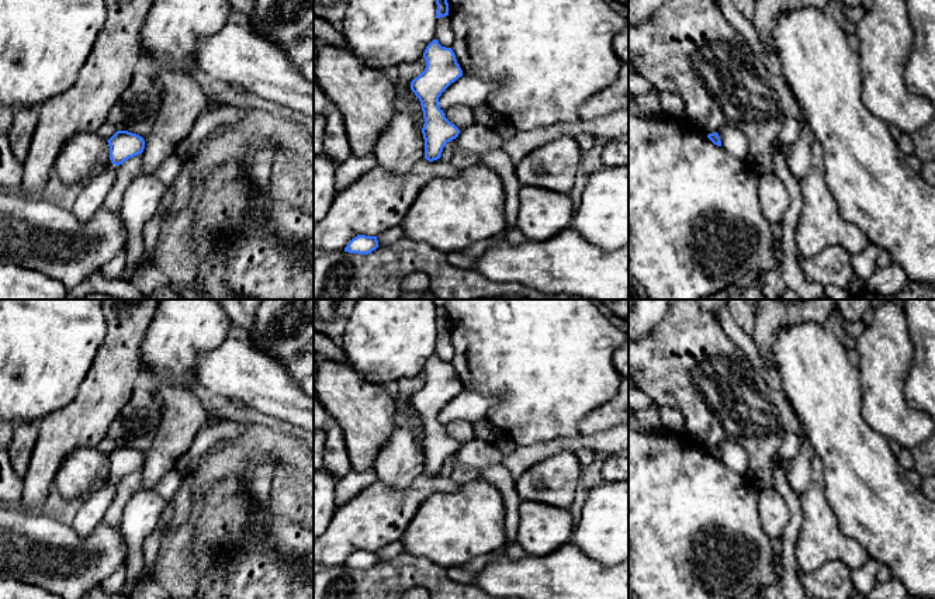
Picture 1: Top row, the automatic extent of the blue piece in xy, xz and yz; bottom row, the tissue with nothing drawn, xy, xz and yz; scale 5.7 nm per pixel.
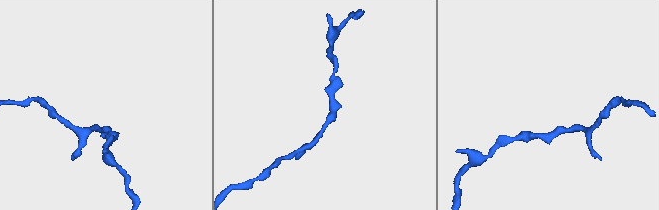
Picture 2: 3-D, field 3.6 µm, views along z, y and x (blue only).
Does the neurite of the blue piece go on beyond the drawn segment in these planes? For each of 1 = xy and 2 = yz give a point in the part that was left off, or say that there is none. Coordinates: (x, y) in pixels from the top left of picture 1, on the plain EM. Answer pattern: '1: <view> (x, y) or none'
1: none
2: none

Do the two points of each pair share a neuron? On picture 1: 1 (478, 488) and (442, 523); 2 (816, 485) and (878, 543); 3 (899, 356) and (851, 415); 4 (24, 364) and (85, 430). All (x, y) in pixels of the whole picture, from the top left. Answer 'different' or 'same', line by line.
1: same
2: different
3: different
4: different

